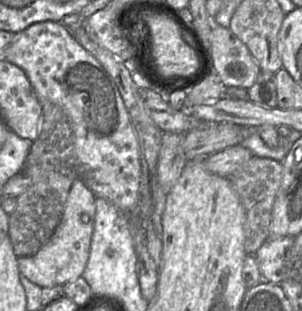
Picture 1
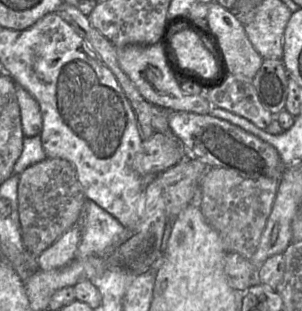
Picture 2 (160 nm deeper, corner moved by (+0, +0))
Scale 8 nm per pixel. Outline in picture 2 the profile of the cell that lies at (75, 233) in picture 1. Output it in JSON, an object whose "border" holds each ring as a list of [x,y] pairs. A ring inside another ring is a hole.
{"border":[[[74,224],[37,257],[37,268],[52,270],[63,267],[77,256],[81,238],[79,224]]]}

